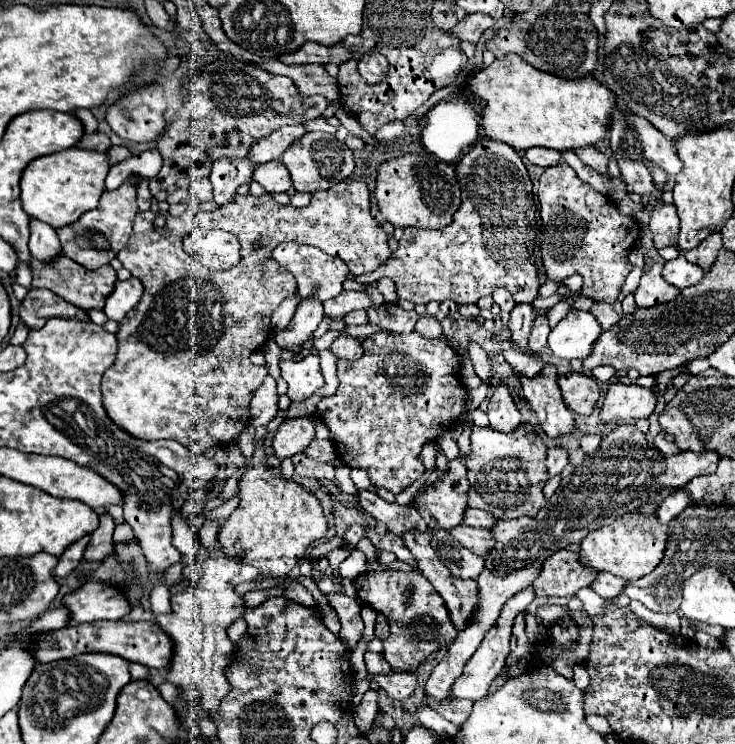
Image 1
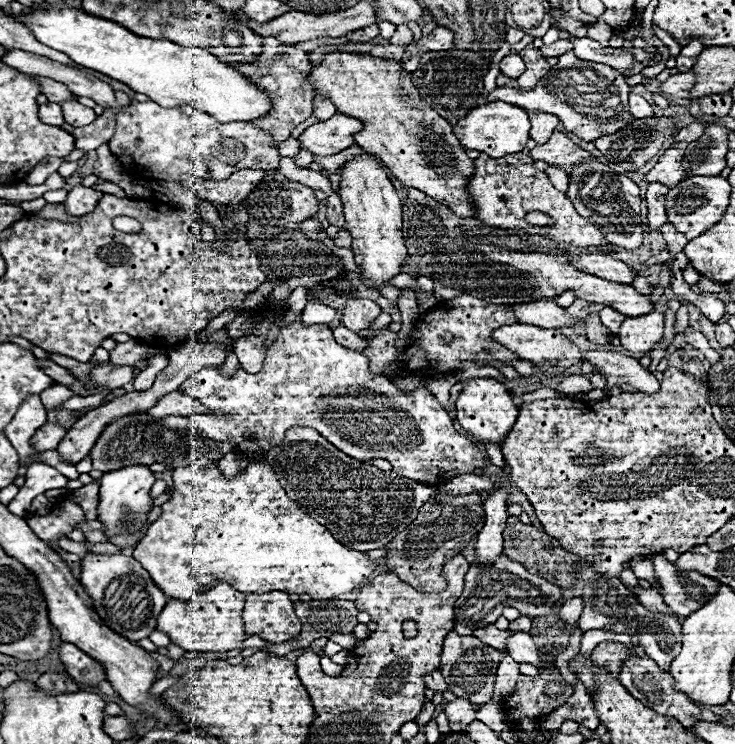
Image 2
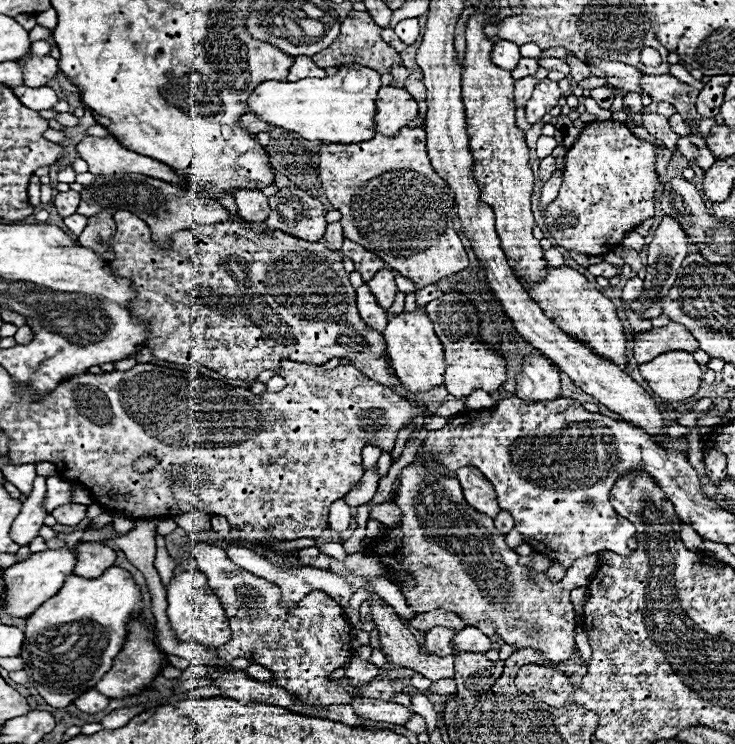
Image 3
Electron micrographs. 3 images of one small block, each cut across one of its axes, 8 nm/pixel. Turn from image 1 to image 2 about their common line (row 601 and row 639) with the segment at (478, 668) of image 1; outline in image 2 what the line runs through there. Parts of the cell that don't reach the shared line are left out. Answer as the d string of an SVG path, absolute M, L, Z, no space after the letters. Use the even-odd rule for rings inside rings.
M528 632L512 634L512 638L508 638L508 646L510 646L510 656L516 662L528 662L528 664L538 666L538 668L554 668L552 662L542 660L544 654Z

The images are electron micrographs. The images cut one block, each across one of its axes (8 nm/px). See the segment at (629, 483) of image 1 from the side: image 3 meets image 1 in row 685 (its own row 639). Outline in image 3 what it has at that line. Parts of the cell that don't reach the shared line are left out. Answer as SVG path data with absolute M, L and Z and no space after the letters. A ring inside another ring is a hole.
M434 626L426 634L426 652L438 654L438 656L454 654L454 644L452 644L454 634L456 634L456 630L450 630L444 626Z

